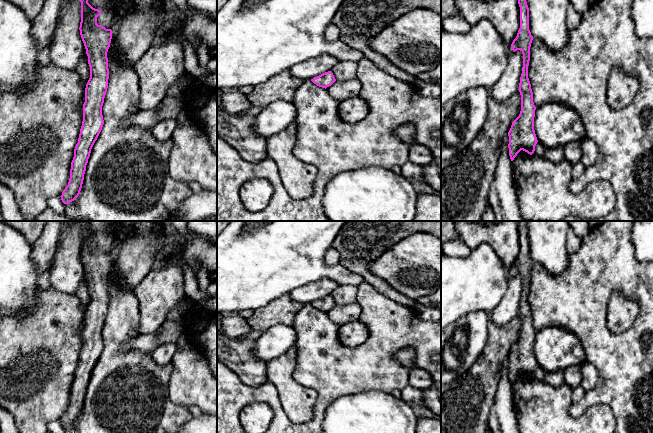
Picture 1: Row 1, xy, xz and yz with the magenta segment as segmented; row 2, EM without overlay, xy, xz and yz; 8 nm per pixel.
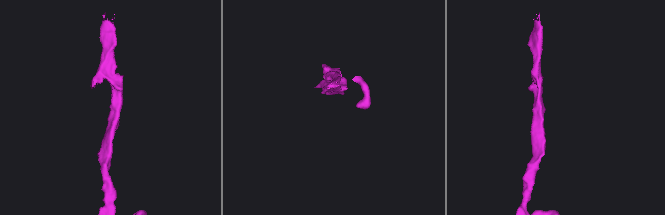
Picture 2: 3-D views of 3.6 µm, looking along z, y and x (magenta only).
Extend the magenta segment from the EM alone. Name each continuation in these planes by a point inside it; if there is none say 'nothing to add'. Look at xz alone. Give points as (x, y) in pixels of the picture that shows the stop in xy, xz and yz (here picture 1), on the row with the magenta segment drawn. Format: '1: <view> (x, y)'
nothing to add

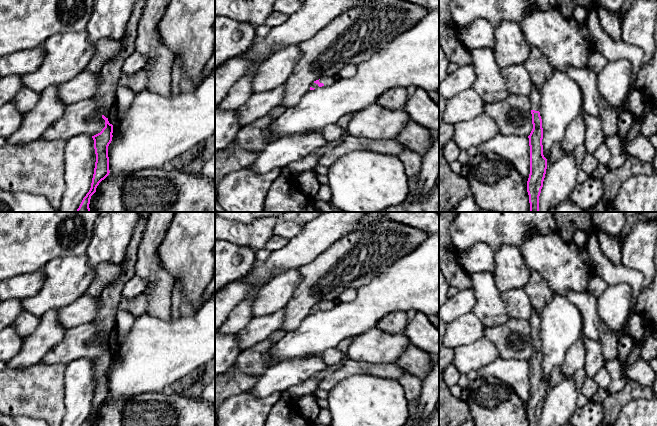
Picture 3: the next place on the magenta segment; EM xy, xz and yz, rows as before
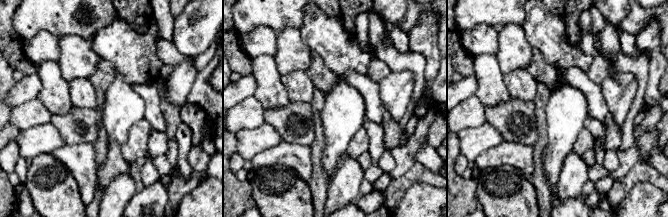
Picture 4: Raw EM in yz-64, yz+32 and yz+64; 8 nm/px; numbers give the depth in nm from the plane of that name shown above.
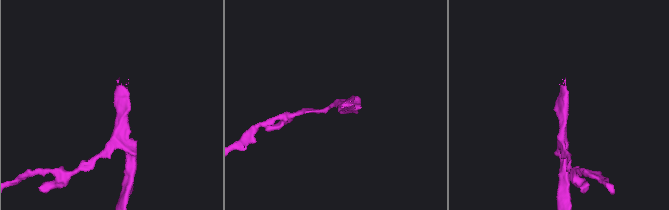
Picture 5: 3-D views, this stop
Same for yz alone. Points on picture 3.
1: yz (534, 97)

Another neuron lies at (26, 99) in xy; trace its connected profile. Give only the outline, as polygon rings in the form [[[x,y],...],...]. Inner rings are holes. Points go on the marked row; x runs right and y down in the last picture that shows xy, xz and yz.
[[[23,87],[12,99],[11,103],[20,113],[25,114],[32,110],[40,99],[40,93],[35,92],[30,88]]]

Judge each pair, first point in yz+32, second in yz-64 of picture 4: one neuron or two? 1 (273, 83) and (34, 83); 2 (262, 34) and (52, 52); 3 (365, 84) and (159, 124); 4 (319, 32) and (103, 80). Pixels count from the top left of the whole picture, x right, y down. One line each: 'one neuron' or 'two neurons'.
1: two neurons
2: one neuron
3: one neuron
4: two neurons

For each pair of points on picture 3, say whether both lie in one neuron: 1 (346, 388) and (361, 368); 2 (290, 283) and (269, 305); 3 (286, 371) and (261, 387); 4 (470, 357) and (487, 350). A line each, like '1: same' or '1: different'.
1: different
2: same
3: same
4: same

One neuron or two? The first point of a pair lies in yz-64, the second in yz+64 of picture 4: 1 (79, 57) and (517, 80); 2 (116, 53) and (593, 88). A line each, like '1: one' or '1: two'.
1: two
2: two

